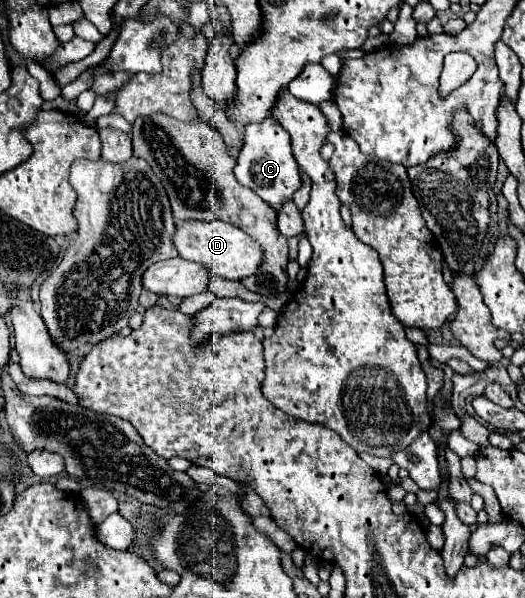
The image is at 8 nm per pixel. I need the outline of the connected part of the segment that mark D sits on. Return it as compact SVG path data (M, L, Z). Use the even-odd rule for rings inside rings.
M184 220L176 226L176 234L172 238L180 258L202 264L210 274L218 274L226 280L242 280L254 274L262 262L262 248L258 242L252 242L248 234L240 228L220 222L220 220Z

